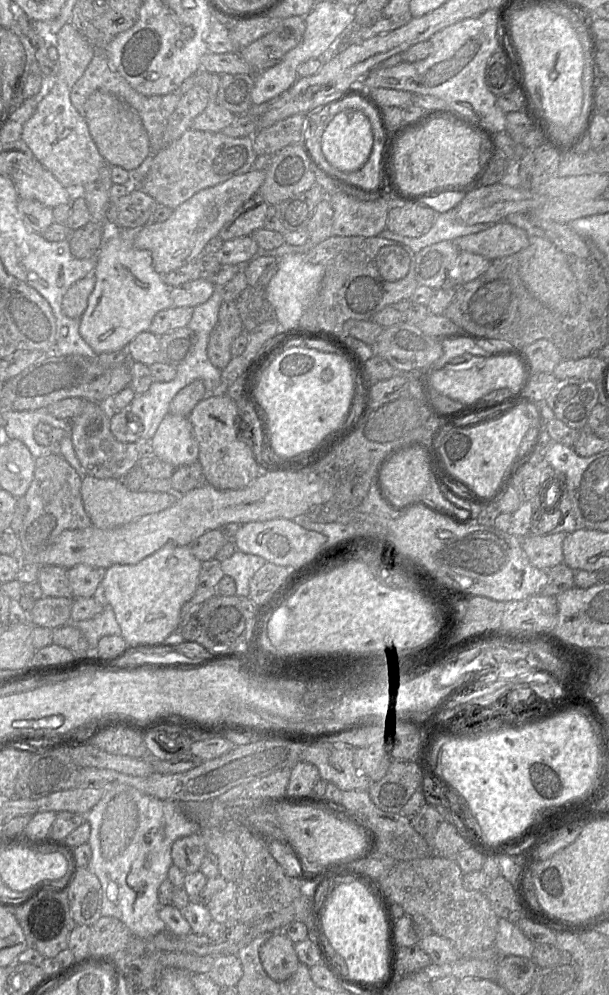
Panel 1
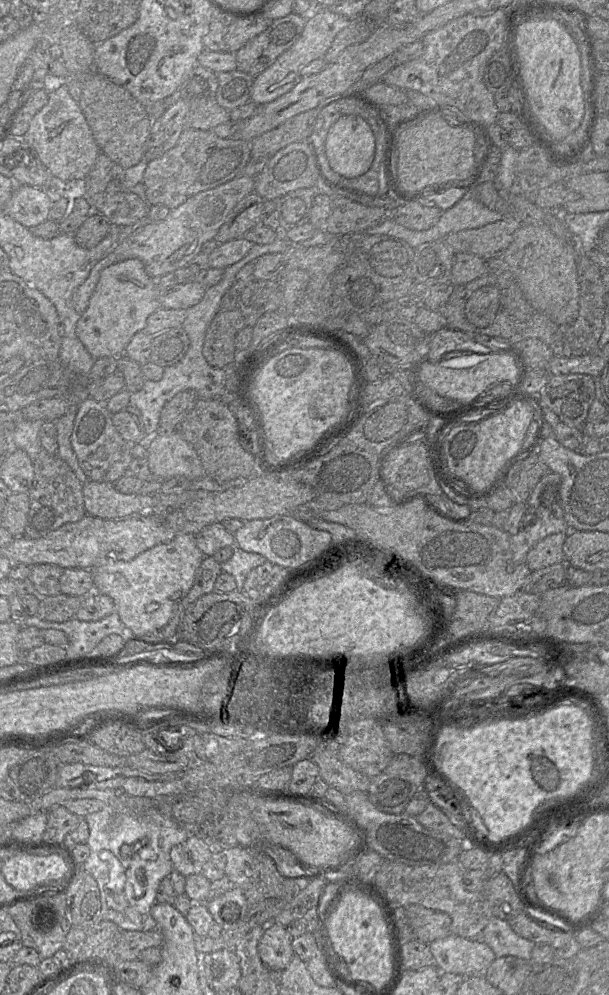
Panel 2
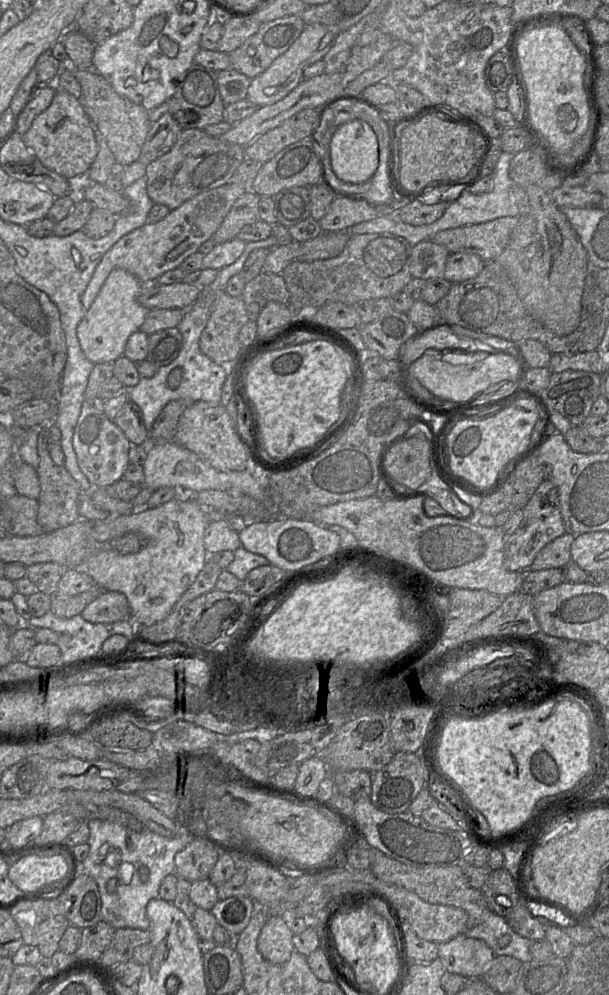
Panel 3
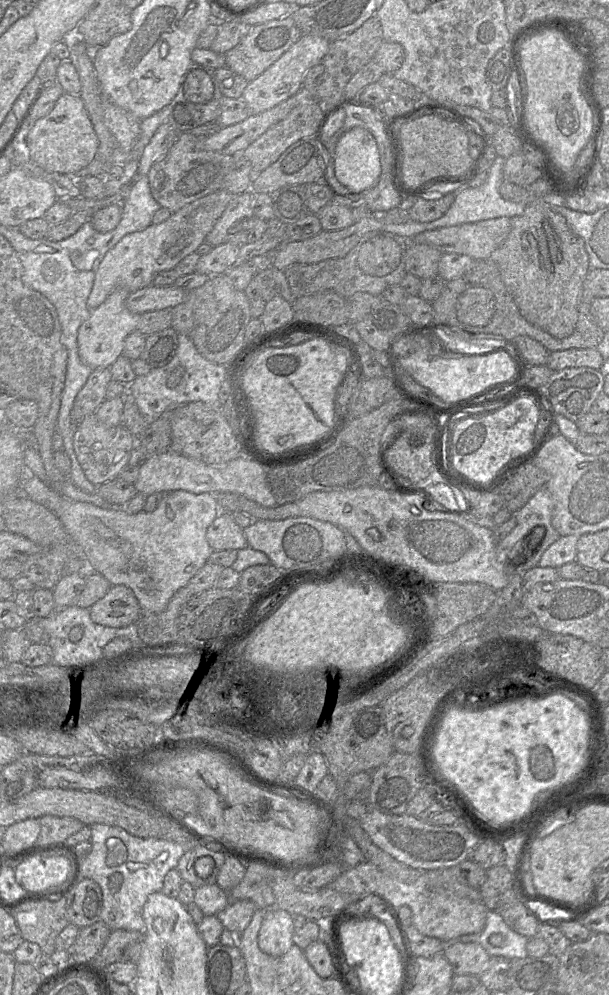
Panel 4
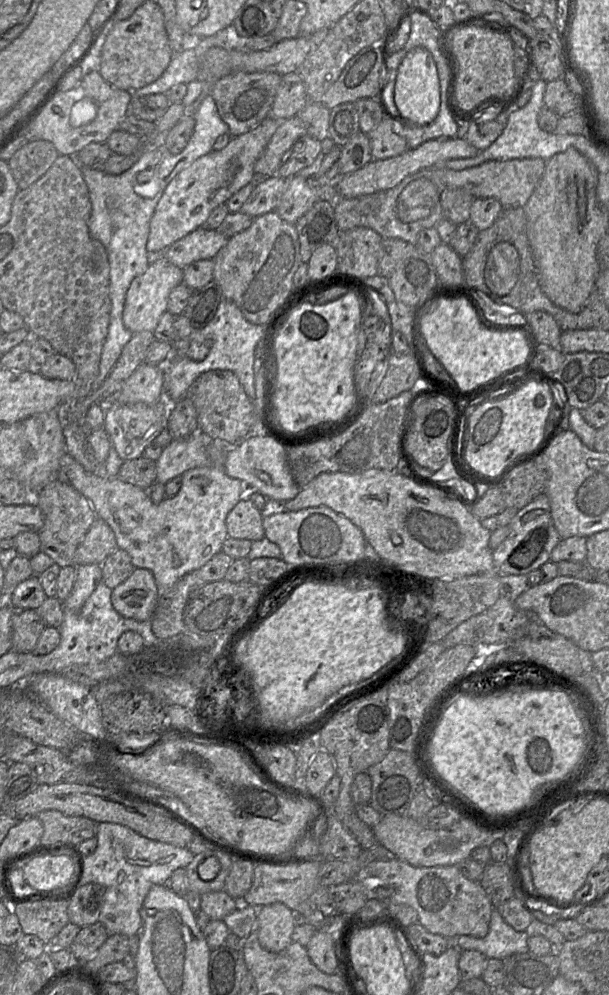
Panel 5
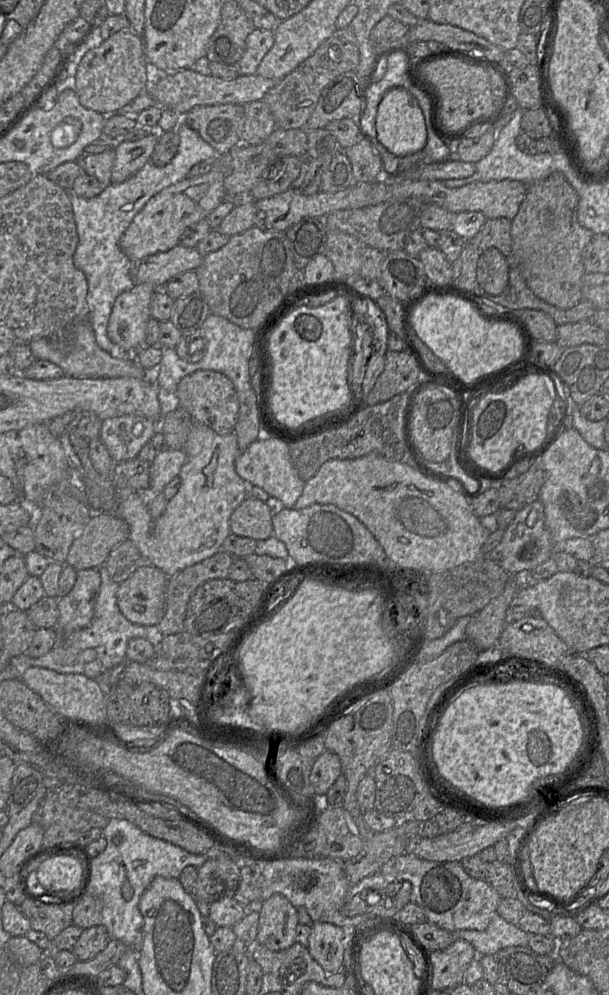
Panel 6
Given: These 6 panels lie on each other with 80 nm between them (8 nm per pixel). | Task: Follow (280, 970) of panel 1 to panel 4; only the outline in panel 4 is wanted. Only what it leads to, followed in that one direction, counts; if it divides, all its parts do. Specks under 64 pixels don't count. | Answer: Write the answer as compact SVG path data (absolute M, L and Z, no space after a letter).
M279 908L264 911L264 918L258 933L258 946L272 957L281 957L294 945L295 928L291 914Z

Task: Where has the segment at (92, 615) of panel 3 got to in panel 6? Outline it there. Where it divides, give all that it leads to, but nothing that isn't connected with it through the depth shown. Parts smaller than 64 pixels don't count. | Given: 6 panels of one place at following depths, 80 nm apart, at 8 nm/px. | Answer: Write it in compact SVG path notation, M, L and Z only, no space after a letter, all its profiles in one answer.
M142 564L117 591L117 605L127 620L143 626L158 625L164 616L168 577L159 568Z

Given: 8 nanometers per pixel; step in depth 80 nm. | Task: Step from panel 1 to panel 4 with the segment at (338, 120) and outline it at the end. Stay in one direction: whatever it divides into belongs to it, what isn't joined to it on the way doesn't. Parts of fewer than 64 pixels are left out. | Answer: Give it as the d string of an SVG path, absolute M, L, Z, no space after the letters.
M356 127L345 132L333 152L333 174L351 192L363 192L381 177L380 152L374 136Z

